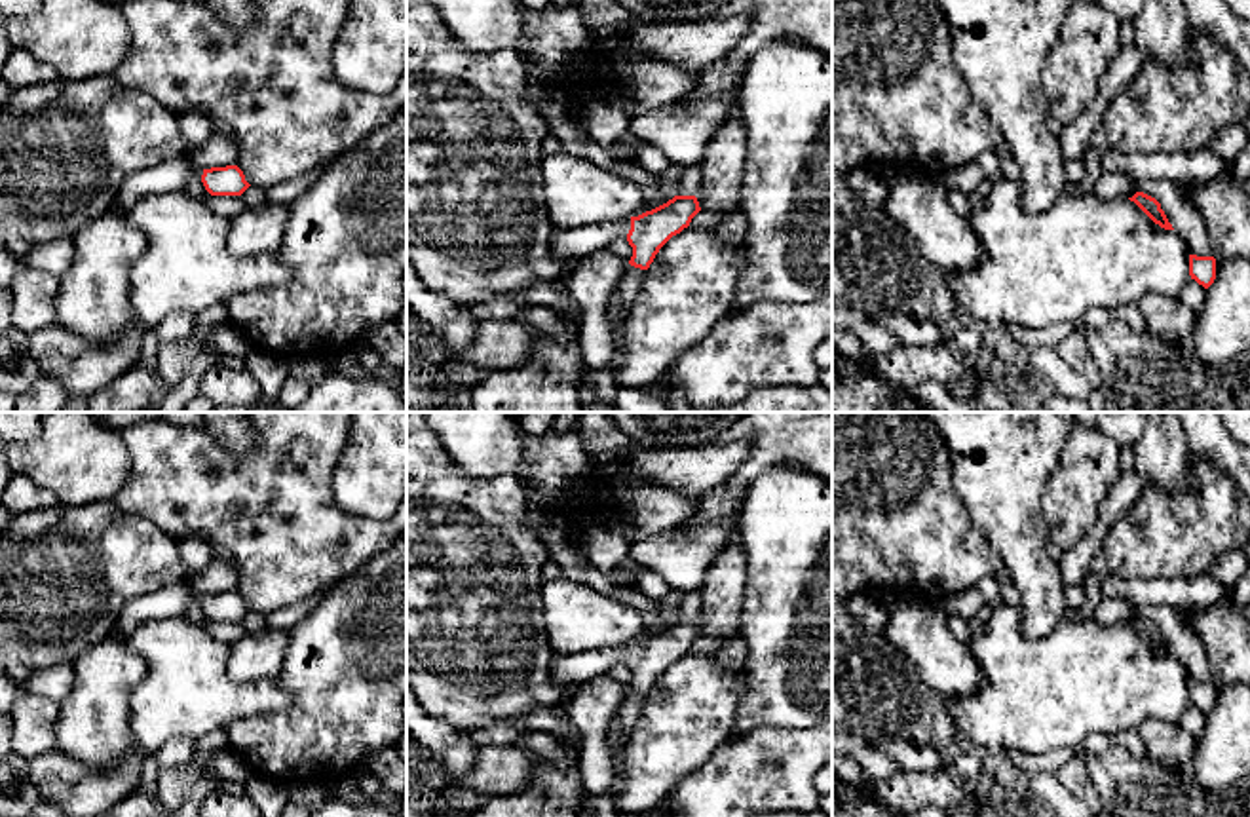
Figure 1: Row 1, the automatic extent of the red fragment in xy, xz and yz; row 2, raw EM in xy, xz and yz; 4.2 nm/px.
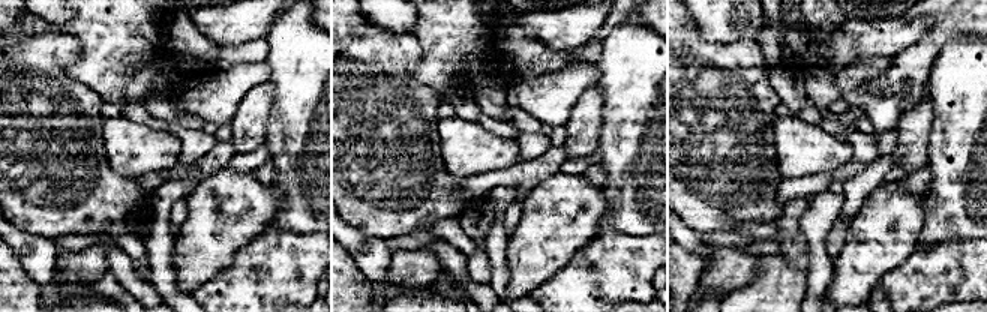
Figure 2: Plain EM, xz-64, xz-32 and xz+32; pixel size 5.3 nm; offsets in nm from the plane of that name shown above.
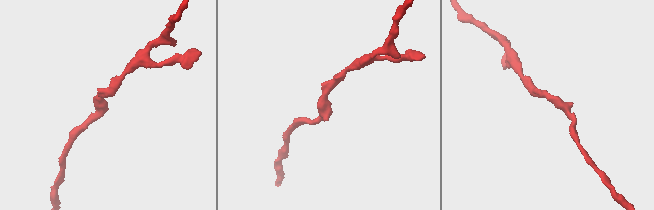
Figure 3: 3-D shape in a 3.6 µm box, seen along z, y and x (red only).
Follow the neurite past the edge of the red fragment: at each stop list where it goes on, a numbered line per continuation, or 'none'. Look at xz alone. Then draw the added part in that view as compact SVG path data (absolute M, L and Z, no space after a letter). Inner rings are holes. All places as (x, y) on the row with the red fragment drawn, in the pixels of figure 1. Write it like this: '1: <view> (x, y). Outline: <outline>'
1: xz (587, 240). Outline: M631 218L585 224L581 228L559 230L553 238L553 253L562 256L591 256L612 245L616 238L625 238L631 230Z

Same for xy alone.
1: xy (171, 175). Outline: M186 156L141 169L122 184L110 211L129 213L142 196L186 190L194 175L201 179L203 169L196 169Z

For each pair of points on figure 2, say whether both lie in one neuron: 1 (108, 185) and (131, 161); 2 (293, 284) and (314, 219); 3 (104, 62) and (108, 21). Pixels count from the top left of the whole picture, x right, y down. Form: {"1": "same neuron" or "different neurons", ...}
{"1": "different neurons", "2": "different neurons", "3": "same neuron"}

